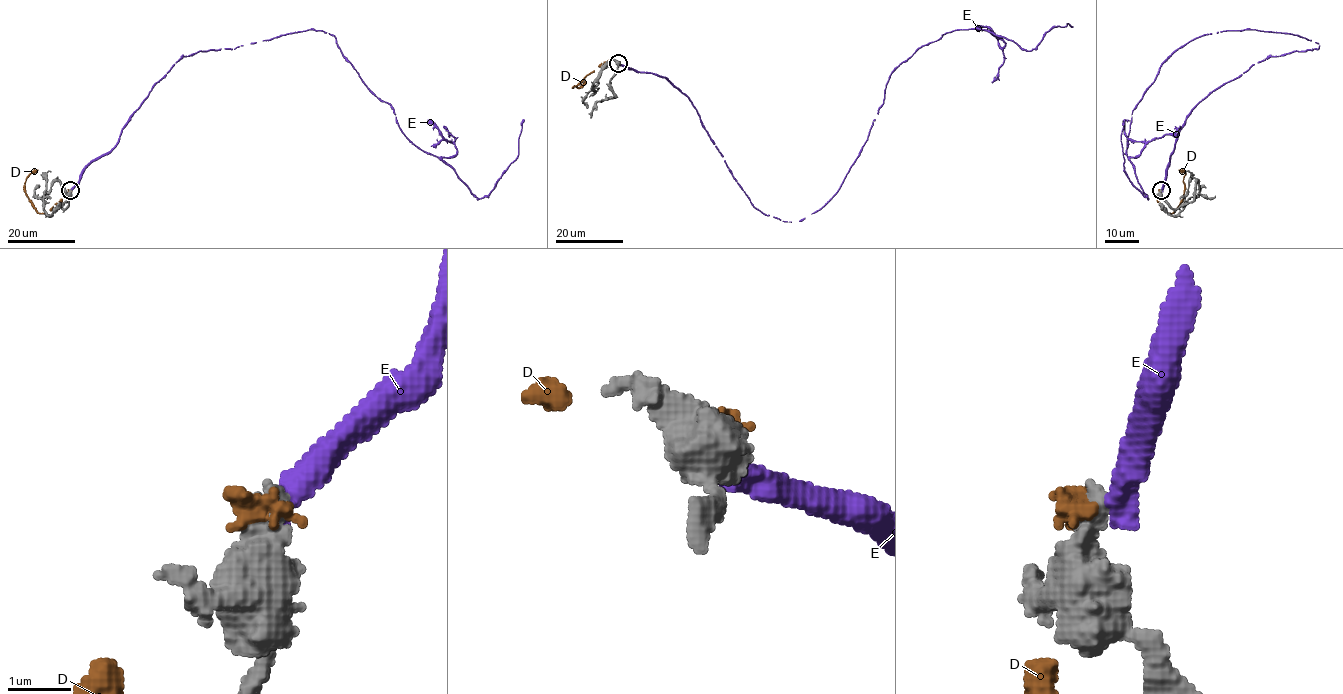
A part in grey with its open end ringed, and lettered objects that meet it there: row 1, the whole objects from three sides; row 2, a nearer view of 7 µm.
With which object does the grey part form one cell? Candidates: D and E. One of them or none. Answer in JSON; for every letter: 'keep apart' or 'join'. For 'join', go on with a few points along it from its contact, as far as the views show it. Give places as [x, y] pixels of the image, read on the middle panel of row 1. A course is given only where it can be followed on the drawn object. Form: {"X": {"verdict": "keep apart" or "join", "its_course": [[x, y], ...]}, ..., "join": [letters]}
{"D": {"verdict": "keep apart"}, "E": {"verdict": "keep apart"}, "join": []}

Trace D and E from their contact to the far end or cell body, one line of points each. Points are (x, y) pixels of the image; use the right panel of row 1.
D: (1160, 191), (1161, 207), (1172, 213), (1183, 198), (1184, 173), (1178, 170)
E: (1161, 190), (1200, 101), (1319, 43), (1253, 29), (1179, 47), (1133, 109), (1148, 198), (1124, 119)

